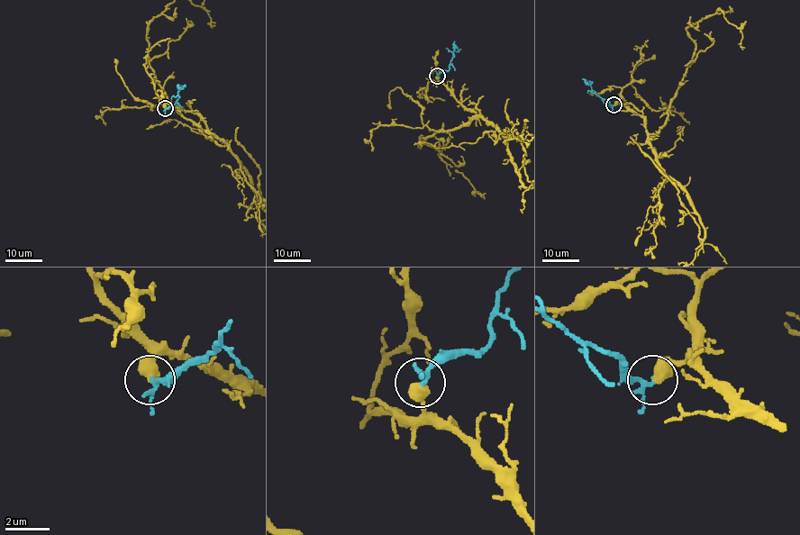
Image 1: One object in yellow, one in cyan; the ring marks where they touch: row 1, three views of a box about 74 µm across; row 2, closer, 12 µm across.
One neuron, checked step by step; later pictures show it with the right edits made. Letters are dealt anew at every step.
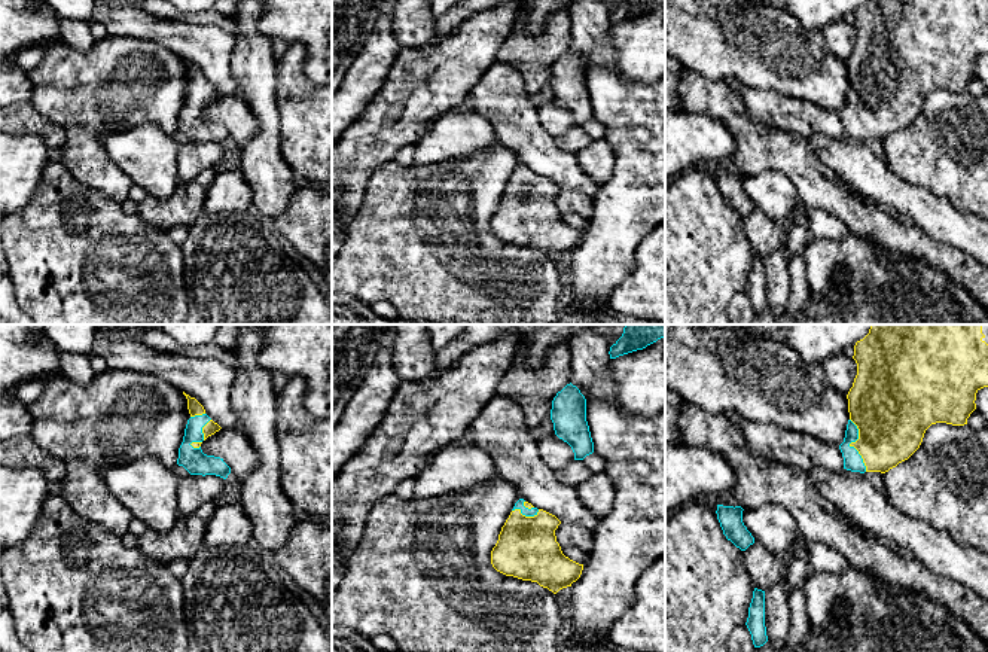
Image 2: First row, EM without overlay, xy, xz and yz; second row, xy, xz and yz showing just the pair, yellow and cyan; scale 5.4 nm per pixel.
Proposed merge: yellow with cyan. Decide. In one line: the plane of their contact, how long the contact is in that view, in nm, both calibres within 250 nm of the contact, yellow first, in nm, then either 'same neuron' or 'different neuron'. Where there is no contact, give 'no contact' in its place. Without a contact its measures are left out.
contact in yz; length 300 nm; calibres 360 and 100 nm; same neuron

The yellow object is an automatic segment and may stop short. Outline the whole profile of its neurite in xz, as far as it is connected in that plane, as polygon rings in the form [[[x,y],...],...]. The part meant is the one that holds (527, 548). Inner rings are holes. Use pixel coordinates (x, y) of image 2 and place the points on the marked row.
[[[519,499],[491,551],[493,567],[522,581],[537,582],[554,594],[571,587],[583,570],[561,551],[555,530],[561,521]]]

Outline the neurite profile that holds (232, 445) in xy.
[[[220,429],[201,444],[207,456],[220,457],[231,473],[243,484],[257,467],[257,453],[241,429]]]

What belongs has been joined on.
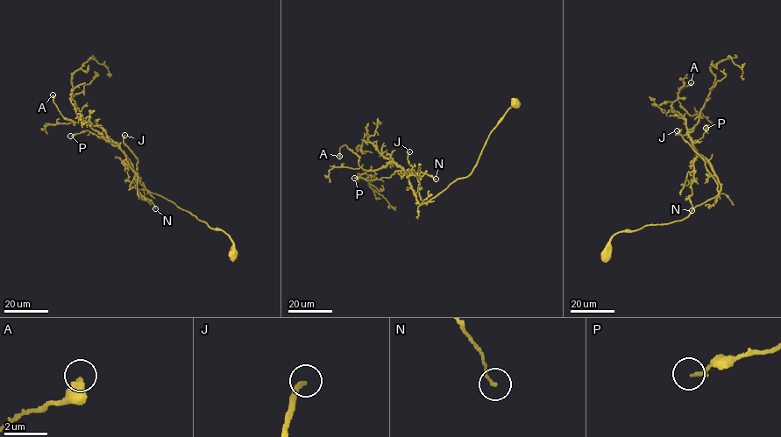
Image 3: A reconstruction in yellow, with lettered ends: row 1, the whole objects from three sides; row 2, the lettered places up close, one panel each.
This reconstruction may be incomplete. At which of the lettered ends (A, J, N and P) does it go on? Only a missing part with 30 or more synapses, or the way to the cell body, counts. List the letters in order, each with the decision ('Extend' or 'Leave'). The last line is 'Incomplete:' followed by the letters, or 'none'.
A: Leave
J: Extend
N: Leave
P: Leave
Incomplete: J

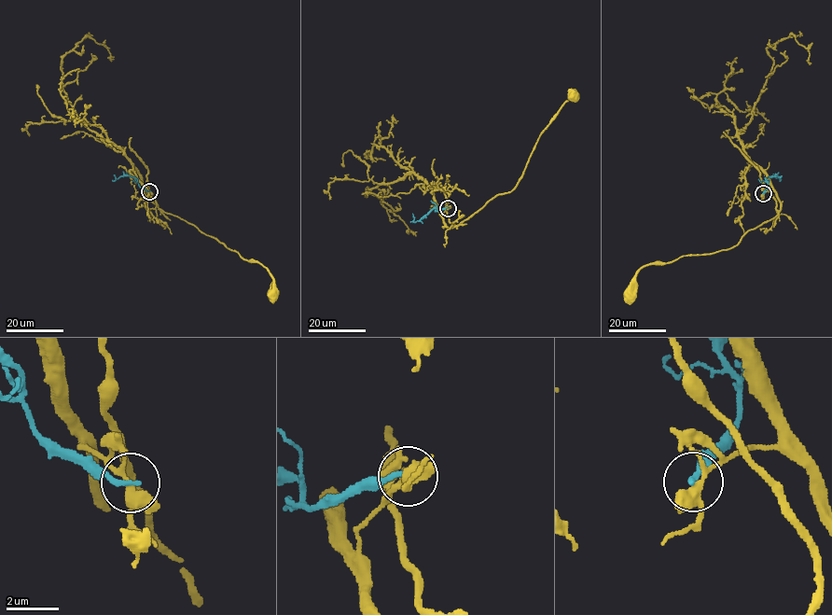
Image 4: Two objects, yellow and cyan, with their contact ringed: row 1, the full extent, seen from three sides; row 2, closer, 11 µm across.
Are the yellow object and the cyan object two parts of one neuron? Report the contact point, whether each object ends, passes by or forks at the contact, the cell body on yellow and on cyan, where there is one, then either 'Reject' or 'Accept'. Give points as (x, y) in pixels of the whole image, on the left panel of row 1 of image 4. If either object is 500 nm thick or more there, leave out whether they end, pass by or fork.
Place: (149, 191). At the ring yellow forks. At the ring cyan ends. Soma of yellow: (272, 295). Soma of cyan: none. Reject

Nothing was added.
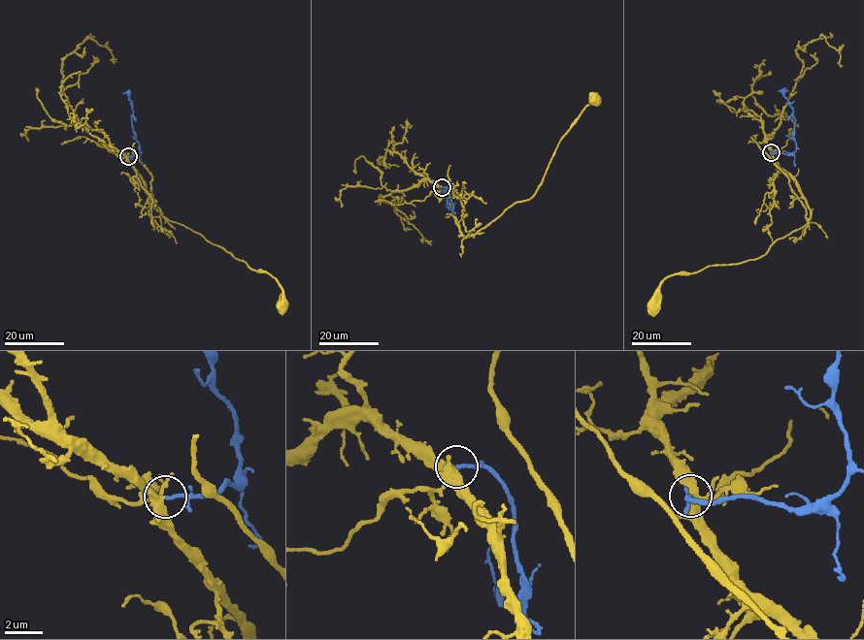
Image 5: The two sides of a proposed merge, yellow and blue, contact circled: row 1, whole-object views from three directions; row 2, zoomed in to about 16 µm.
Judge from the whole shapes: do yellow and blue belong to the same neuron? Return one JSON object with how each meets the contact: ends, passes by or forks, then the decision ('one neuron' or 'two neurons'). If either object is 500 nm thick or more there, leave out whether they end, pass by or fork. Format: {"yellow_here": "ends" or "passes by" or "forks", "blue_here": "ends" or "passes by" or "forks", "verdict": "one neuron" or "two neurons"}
{"yellow_here": "forks", "blue_here": "ends", "verdict": "one neuron"}

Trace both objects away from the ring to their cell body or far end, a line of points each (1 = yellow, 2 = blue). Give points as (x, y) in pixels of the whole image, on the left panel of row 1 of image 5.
1: (128, 156), (149, 202), (161, 213), (197, 232), (249, 268), (270, 273), (282, 291), (282, 304)
2: (128, 156), (140, 153), (139, 143), (131, 121), (132, 102), (129, 95), (122, 93)

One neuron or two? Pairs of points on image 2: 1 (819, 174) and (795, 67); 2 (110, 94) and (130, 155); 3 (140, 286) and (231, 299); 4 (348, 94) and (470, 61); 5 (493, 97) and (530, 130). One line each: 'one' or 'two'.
1: two
2: two
3: two
4: two
5: one

